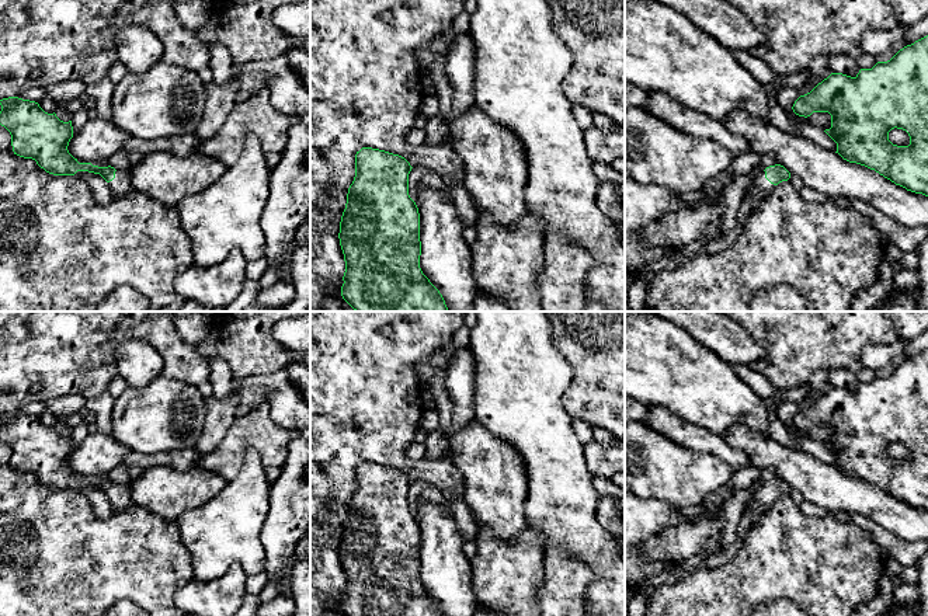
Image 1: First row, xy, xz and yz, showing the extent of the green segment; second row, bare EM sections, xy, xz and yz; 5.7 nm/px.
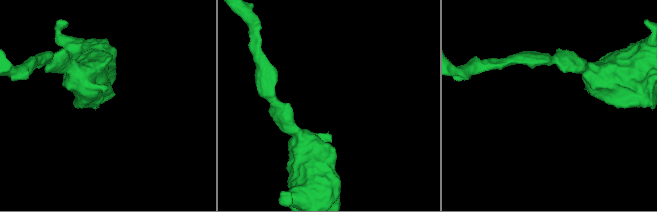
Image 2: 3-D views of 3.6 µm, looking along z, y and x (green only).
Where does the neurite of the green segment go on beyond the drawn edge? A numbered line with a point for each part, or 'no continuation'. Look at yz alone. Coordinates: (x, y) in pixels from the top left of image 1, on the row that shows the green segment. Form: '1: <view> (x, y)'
1: yz (761, 187)

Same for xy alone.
1: xy (120, 185)

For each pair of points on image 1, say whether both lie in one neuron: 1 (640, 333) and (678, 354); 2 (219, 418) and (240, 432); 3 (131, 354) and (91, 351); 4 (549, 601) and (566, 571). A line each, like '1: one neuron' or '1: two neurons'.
1: one neuron
2: two neurons
3: two neurons
4: one neuron

